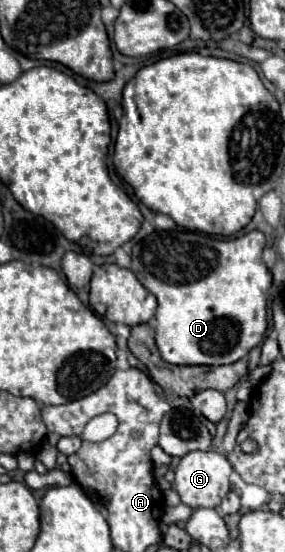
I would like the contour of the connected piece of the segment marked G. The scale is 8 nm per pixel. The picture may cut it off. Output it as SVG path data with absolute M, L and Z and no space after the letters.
M193 451L185 455L175 469L175 491L179 493L181 503L185 503L191 509L199 509L199 507L215 509L231 489L229 475L231 475L231 463L225 457L217 455L215 451L207 451L207 453Z

